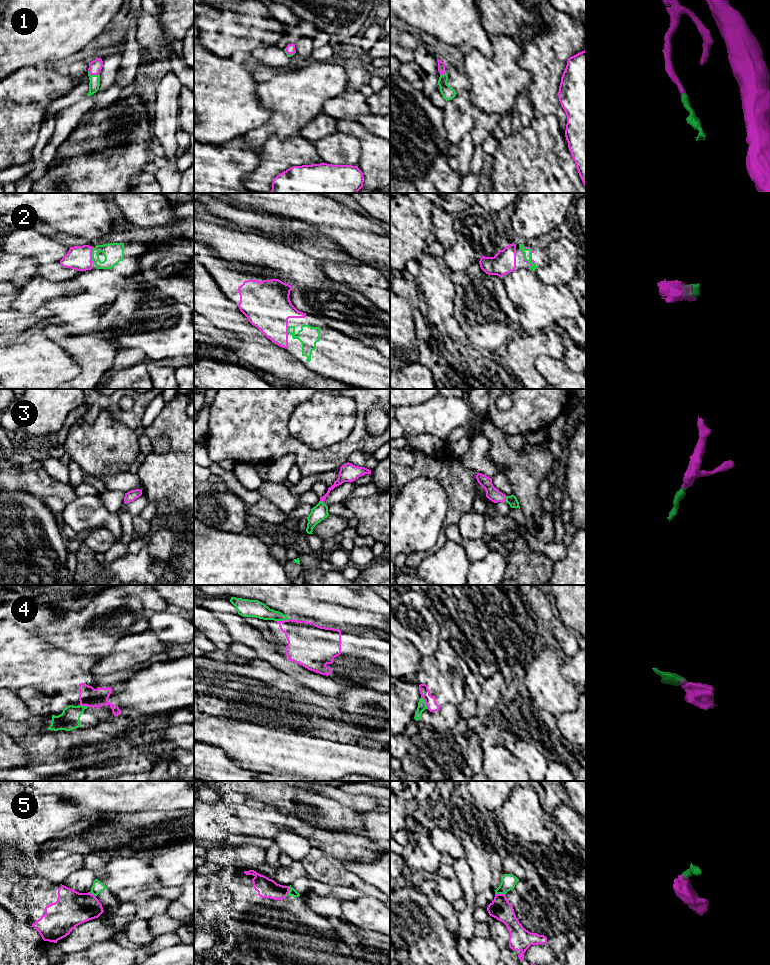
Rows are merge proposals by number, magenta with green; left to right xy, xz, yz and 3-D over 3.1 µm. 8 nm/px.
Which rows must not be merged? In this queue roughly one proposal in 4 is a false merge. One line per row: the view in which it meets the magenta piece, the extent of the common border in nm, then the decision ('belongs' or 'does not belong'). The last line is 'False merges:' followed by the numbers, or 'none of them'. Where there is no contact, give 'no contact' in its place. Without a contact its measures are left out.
1: contact in xy; length 90 nm; belongs
2: contact in xy; length 120 nm; belongs
3: contact in yz; length 50 nm; belongs
4: contact in xz; length 110 nm; does not belong
5: contact in xz; length 90 nm; does not belong
False merges: 4, 5

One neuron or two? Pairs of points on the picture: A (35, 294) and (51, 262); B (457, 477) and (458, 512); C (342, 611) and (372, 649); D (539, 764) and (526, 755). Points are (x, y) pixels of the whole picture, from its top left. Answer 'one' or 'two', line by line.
A: two
B: one
C: two
D: one

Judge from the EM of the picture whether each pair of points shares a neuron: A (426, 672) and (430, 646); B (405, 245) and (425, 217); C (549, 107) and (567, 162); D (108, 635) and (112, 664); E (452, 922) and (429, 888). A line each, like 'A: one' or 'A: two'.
A: two
B: one
C: two
D: two
E: one

